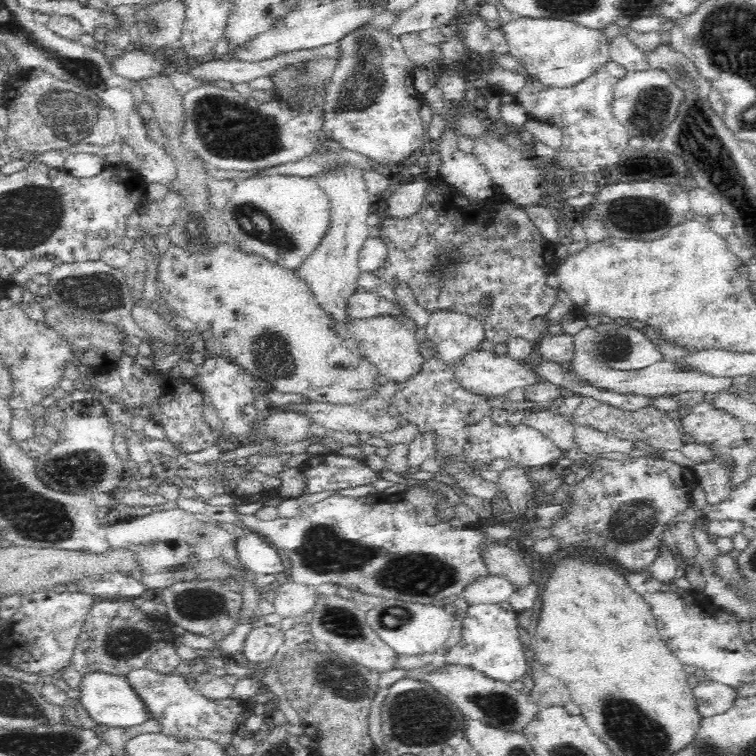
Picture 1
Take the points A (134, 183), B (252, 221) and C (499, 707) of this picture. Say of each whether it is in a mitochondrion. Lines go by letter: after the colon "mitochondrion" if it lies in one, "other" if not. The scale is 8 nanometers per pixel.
A: other
B: mitochondrion
C: mitochondrion

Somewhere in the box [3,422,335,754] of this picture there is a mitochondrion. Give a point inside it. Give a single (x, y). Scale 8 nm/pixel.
(81, 469)

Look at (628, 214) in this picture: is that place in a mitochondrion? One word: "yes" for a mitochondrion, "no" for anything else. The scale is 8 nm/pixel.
yes

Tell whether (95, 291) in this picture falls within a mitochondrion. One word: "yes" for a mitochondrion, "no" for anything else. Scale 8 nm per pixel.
yes

